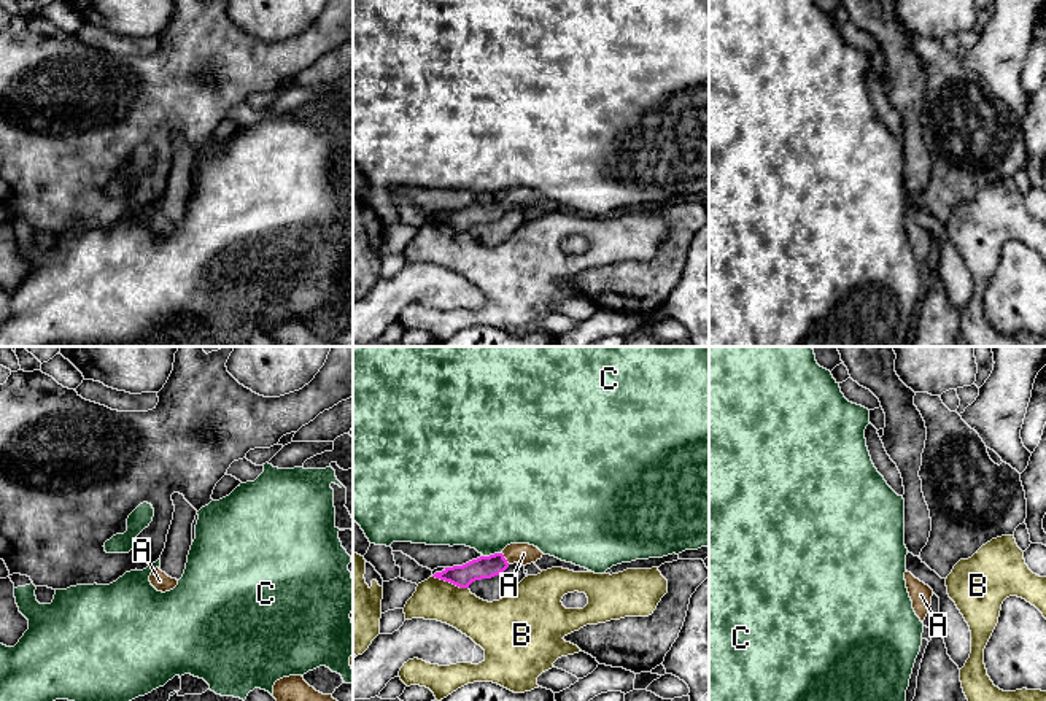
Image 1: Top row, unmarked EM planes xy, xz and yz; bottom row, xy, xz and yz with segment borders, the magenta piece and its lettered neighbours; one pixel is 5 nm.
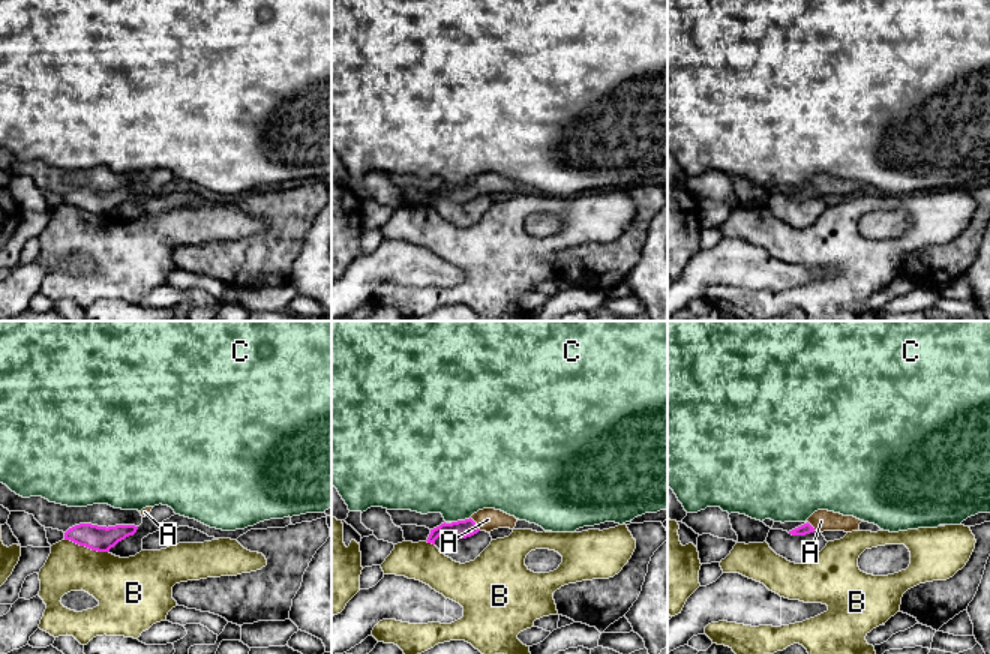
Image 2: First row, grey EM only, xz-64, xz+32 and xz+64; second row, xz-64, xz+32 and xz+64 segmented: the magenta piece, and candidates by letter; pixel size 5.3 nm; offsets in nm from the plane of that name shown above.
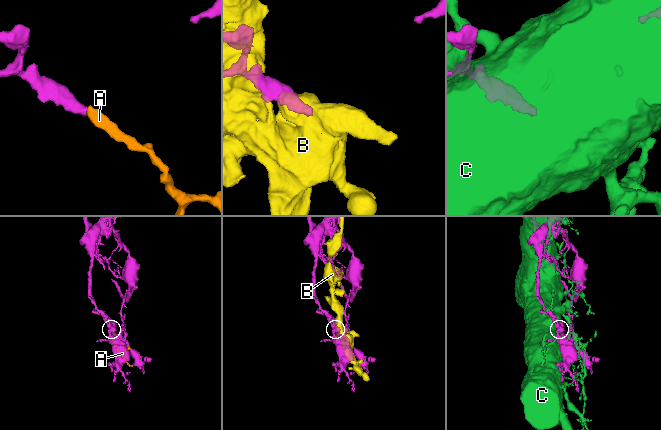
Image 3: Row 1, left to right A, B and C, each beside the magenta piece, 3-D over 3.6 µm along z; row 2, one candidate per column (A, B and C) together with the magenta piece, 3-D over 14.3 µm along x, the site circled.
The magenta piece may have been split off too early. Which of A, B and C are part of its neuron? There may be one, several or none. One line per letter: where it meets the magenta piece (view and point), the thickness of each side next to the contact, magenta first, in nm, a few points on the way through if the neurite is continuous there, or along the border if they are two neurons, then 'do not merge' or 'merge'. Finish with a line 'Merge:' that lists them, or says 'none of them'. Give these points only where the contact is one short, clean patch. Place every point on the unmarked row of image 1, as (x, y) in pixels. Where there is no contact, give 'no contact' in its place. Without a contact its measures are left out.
A: contact xz (504, 202); calibres 110 and 110 nm; way xz (463, 220), (504, 202), (511, 197), (523, 197); merge
B: contact xz (450, 226); calibres 110 and 200 nm; do not merge
C: contact xz (492, 199); calibres 110 and 460 nm; do not merge
Merge: A

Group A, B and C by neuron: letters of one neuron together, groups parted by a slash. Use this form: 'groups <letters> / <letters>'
groups A / B / C

